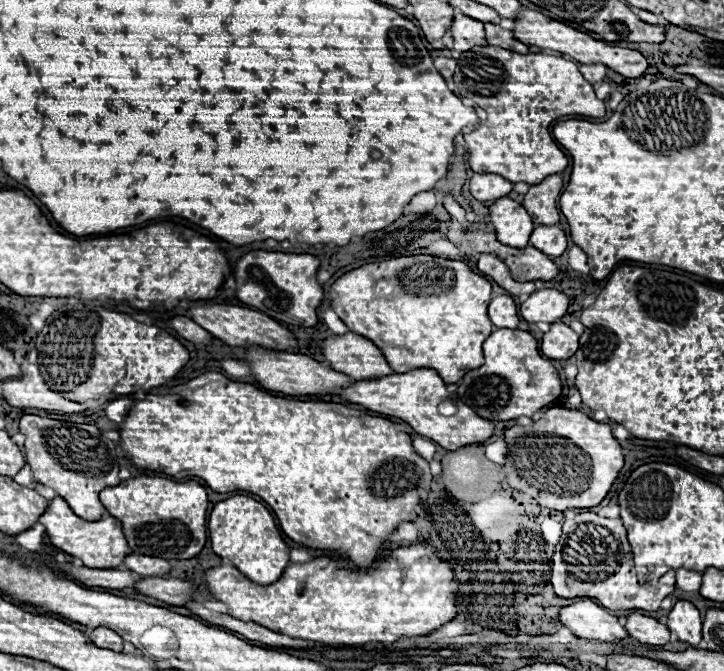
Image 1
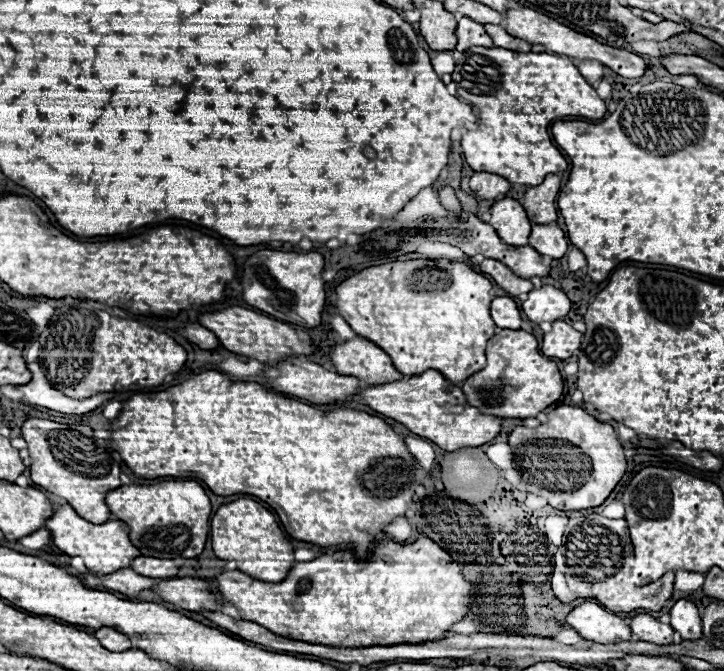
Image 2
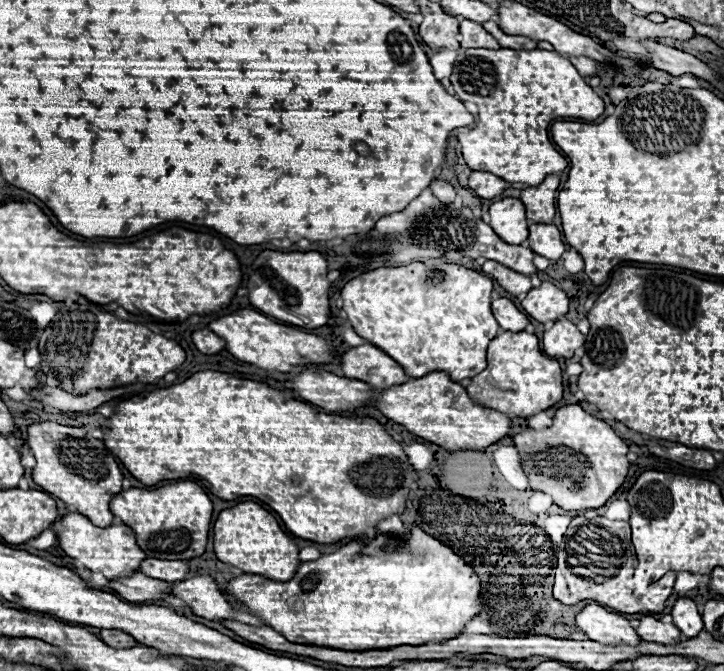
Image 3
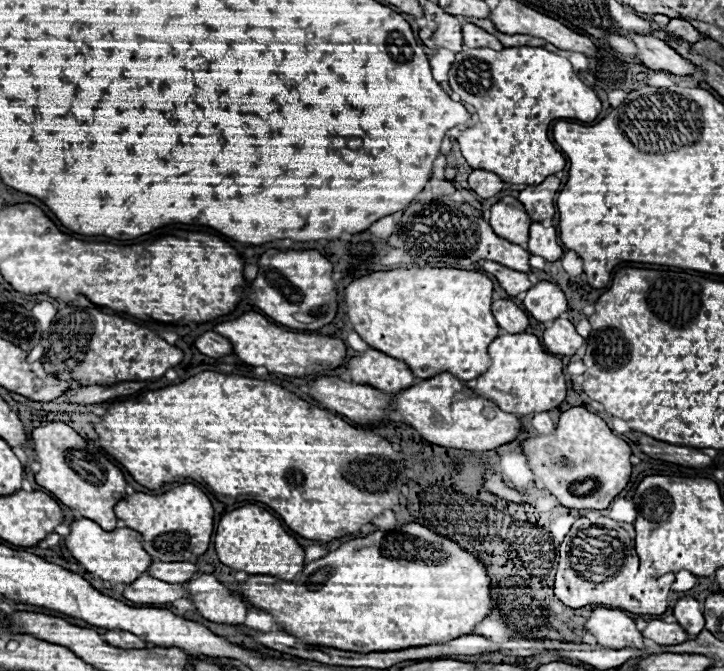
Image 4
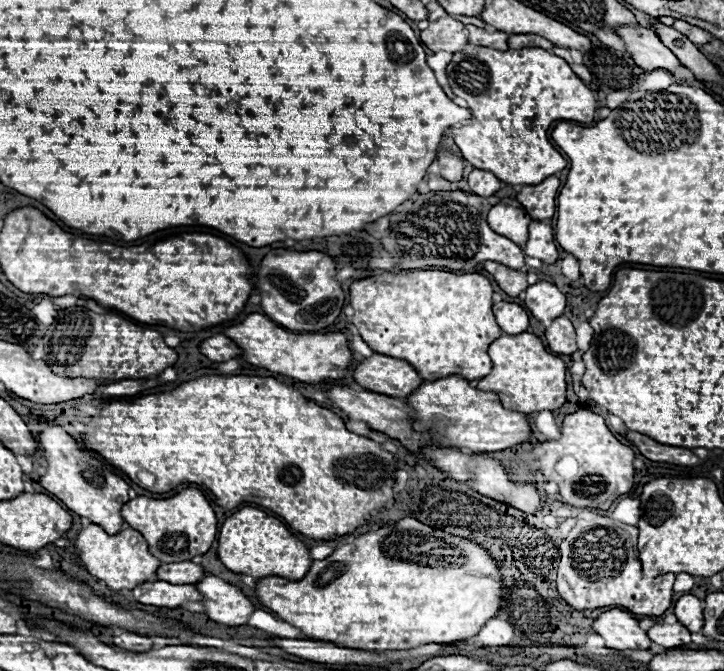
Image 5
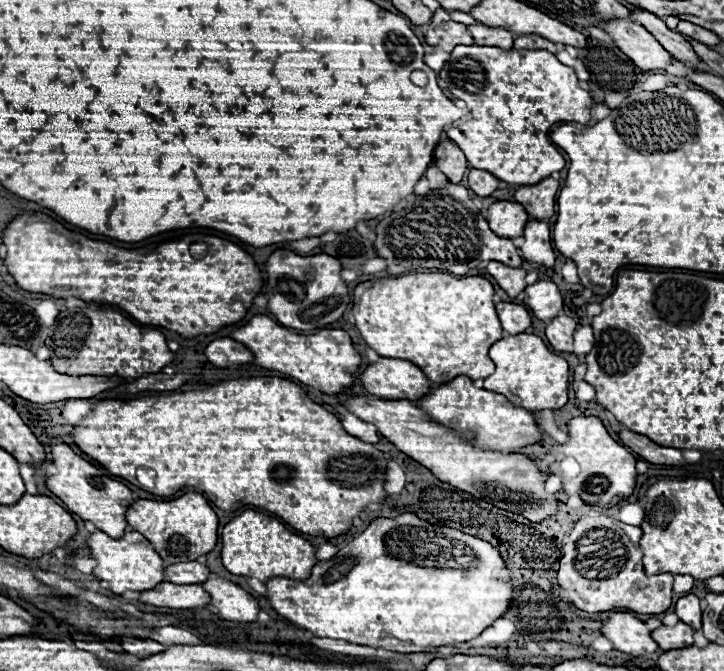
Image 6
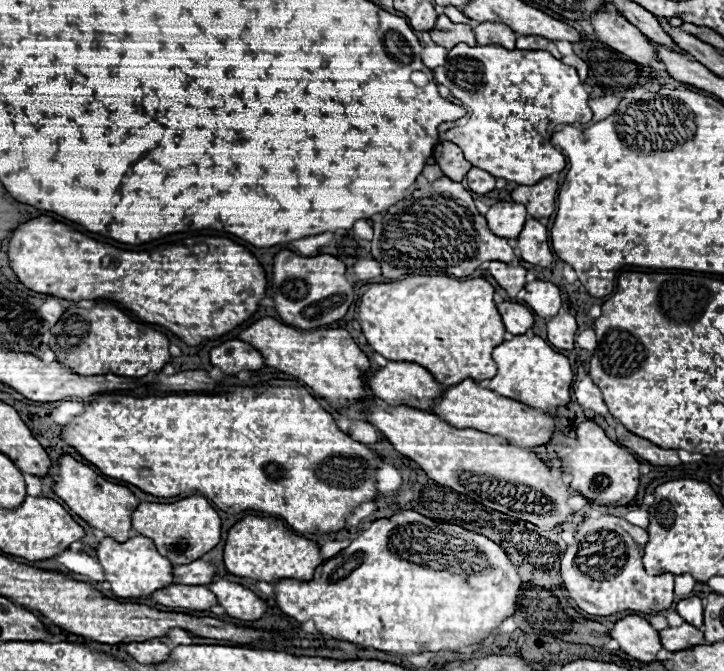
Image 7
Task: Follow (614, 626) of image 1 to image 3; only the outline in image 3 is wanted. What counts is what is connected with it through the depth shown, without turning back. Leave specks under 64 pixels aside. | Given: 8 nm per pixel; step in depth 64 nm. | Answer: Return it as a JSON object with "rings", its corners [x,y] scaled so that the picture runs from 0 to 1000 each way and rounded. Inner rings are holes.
{"rings":[[[812,900],[807,903],[796,921],[793,930],[820,957],[829,960],[870,960],[878,963],[884,960],[884,951],[878,939],[870,933],[870,927],[856,918],[854,912],[845,912],[840,906],[831,906],[826,900]]]}

